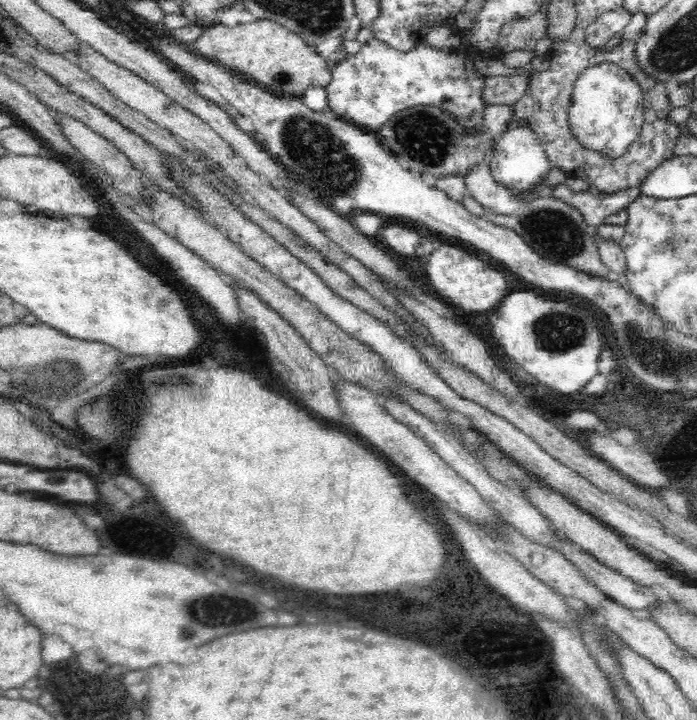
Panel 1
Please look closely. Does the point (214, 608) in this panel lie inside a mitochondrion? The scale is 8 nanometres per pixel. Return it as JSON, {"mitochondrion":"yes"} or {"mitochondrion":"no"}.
{"mitochondrion":"yes"}

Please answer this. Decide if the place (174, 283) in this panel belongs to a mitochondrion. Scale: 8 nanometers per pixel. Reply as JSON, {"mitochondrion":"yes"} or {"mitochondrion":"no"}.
{"mitochondrion":"no"}

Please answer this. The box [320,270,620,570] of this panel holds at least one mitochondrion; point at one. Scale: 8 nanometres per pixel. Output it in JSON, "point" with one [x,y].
{"point":[564,329]}

